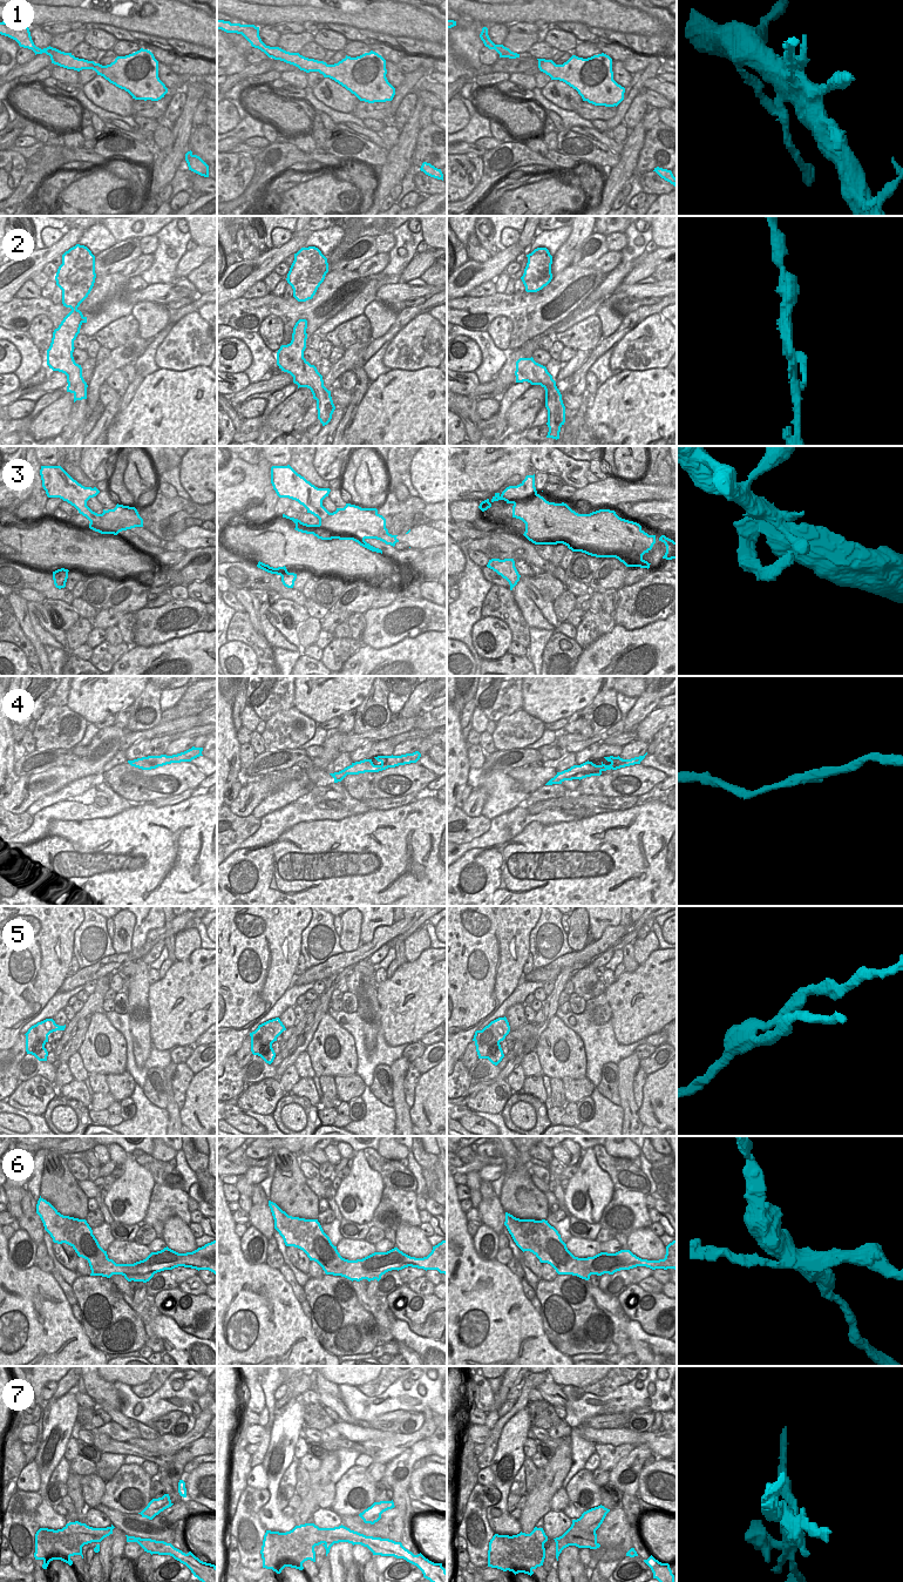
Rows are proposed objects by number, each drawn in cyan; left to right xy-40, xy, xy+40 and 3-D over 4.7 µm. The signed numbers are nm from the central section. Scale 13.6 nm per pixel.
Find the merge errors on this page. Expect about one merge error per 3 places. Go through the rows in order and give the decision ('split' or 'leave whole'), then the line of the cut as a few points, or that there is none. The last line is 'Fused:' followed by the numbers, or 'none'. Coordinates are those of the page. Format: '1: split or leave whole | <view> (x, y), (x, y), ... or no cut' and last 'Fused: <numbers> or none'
1: leave whole | no cut
2: leave whole | no cut
3: split | xy+40 (513, 502), (531, 508), (537, 508), (542, 500), (550, 502)
4: leave whole | no cut
5: split | xy-40 (45, 1042), (38, 1042), (28, 1053)
6: split | xy (353, 1261), (347, 1261), (343, 1265), (345, 1272), (341, 1276)
7: split | xy (325, 1543), (353, 1537), (366, 1546)
Fused: 3, 5, 6, 7

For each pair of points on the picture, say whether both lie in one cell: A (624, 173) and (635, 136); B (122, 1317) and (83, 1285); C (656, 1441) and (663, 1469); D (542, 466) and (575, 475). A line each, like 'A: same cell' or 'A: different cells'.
A: same cell
B: same cell
C: different cells
D: same cell

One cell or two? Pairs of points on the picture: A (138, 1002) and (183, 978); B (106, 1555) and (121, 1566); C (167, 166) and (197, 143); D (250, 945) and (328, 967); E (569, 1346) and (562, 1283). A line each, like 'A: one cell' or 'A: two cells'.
A: two cells
B: two cells
C: two cells
D: two cells
E: one cell

